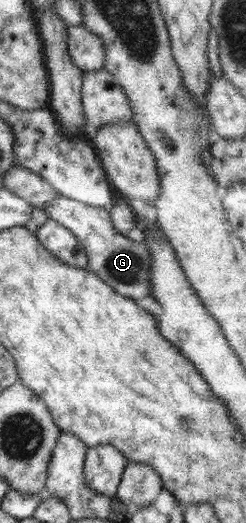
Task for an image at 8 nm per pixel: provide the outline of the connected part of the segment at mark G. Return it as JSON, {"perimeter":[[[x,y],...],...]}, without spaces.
{"perimeter":[[[62,195],[47,202],[42,210],[49,219],[74,233],[78,243],[84,247],[88,258],[86,270],[94,272],[121,296],[132,299],[152,296],[152,283],[150,283],[151,263],[154,260],[152,253],[148,251],[148,247],[142,245],[142,242],[134,242],[124,234],[118,233],[112,225],[112,218],[108,211],[102,207],[87,205]]]}

